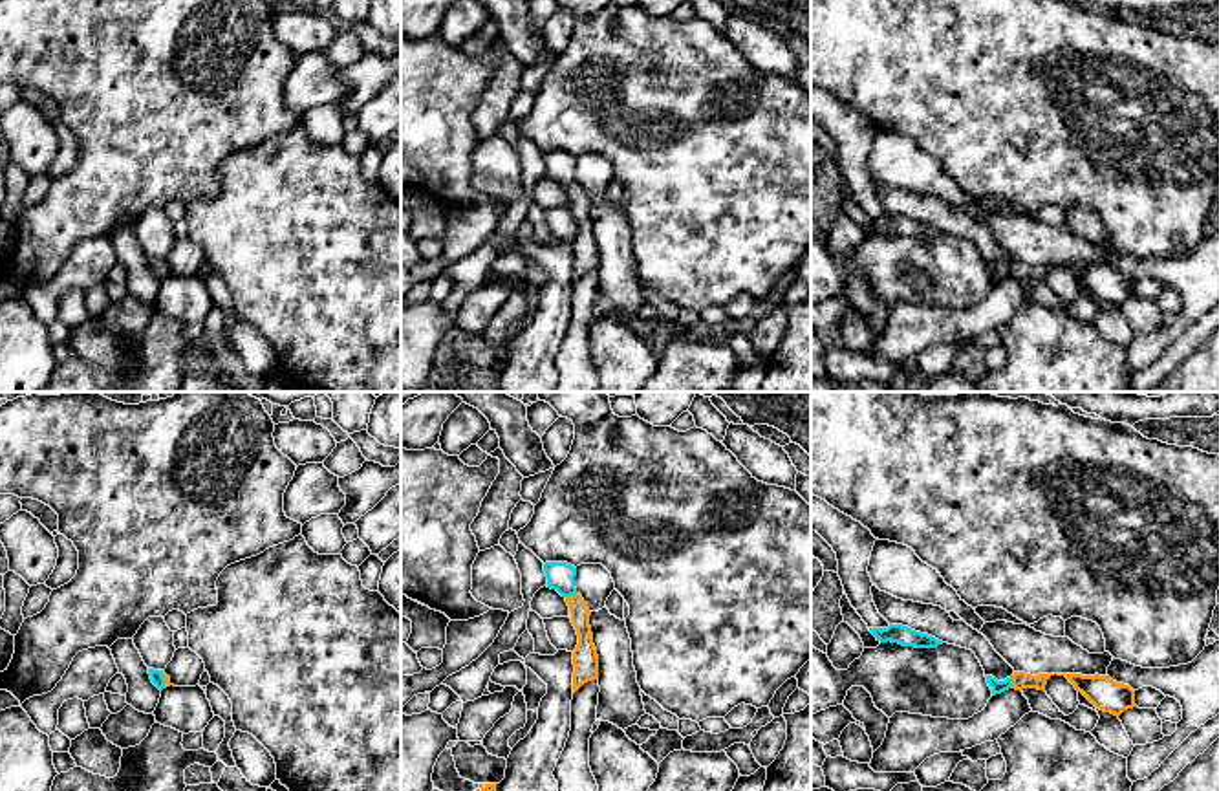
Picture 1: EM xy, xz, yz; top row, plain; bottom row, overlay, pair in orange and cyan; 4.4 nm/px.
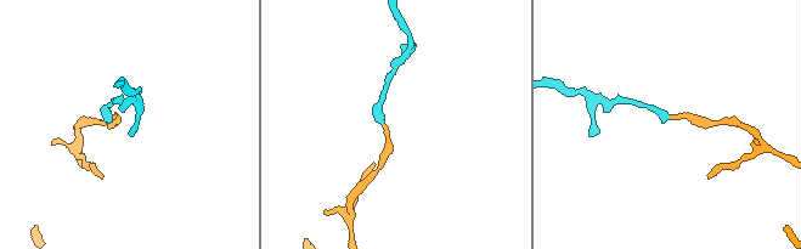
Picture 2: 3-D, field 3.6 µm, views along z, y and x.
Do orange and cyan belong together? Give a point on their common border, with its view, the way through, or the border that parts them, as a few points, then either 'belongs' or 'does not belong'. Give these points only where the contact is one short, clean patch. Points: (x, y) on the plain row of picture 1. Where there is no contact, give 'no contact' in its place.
yz (1013, 271) | across yz (1020, 270), (1013, 271), (998, 277) | belongs

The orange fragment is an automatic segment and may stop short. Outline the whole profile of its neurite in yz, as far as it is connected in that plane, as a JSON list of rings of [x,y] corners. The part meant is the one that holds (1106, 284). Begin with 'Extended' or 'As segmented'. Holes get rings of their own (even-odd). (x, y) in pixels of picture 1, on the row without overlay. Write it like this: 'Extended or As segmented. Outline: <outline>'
As segmented. Outline: [[[1065,265],[1078,282],[1082,282],[1096,298],[1120,306],[1124,300],[1137,297],[1135,280],[1129,275],[1117,273],[1109,265]]]

